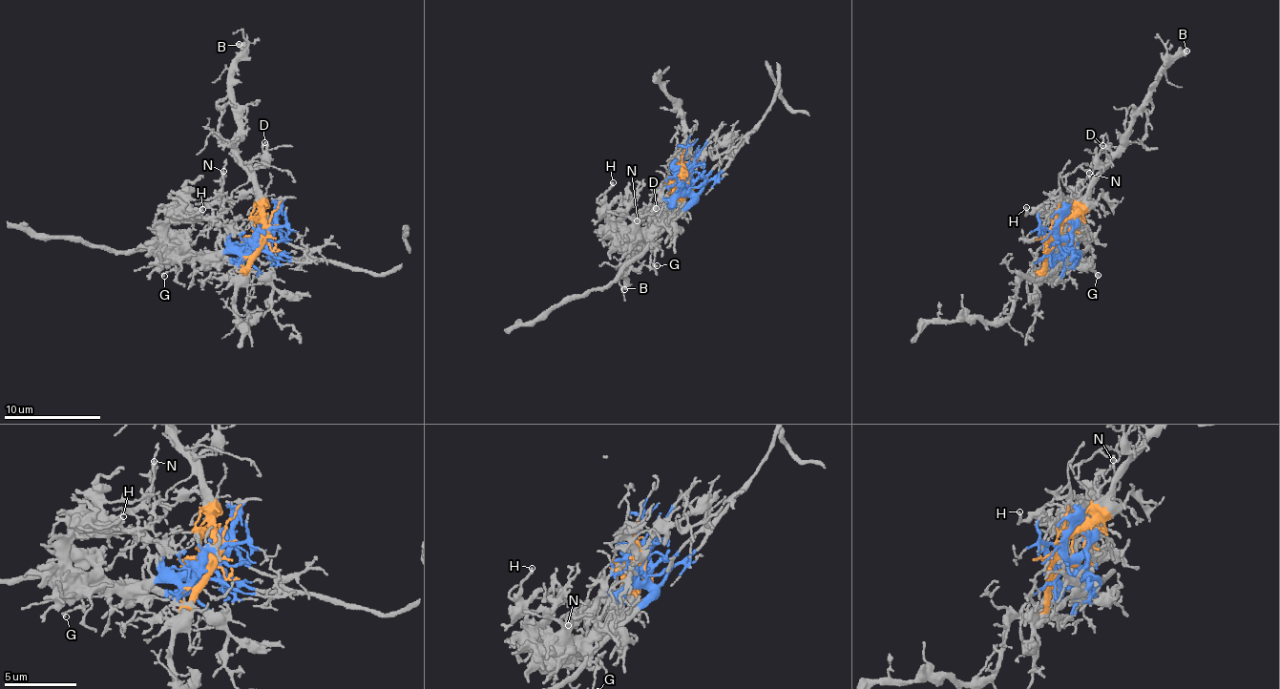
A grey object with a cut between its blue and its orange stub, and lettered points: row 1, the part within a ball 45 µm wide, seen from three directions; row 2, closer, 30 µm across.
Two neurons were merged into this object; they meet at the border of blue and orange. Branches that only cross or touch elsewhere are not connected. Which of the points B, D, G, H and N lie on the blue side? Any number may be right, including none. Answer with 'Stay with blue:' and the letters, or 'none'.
Stay with blue: G, H, N

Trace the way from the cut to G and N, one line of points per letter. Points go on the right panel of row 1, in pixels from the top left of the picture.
G: (1059, 239), (1068, 248), (1064, 248), (1068, 247), (1099, 276)
N: (1059, 239), (1068, 248), (1063, 248), (1070, 211), (1090, 181), (1088, 172)

